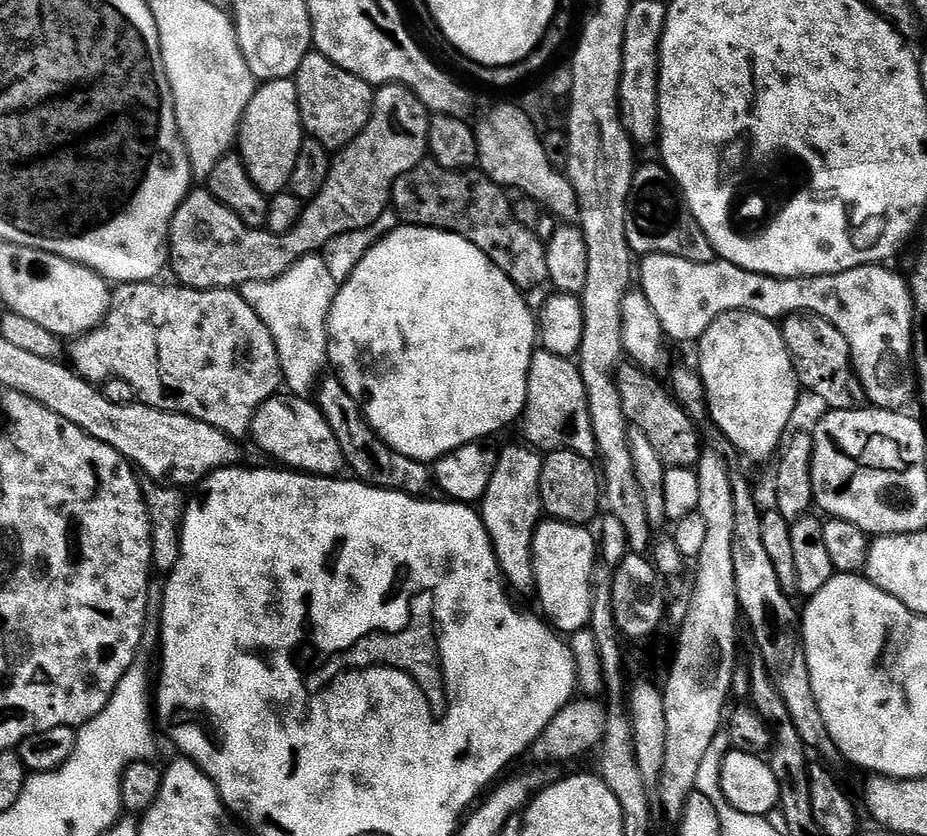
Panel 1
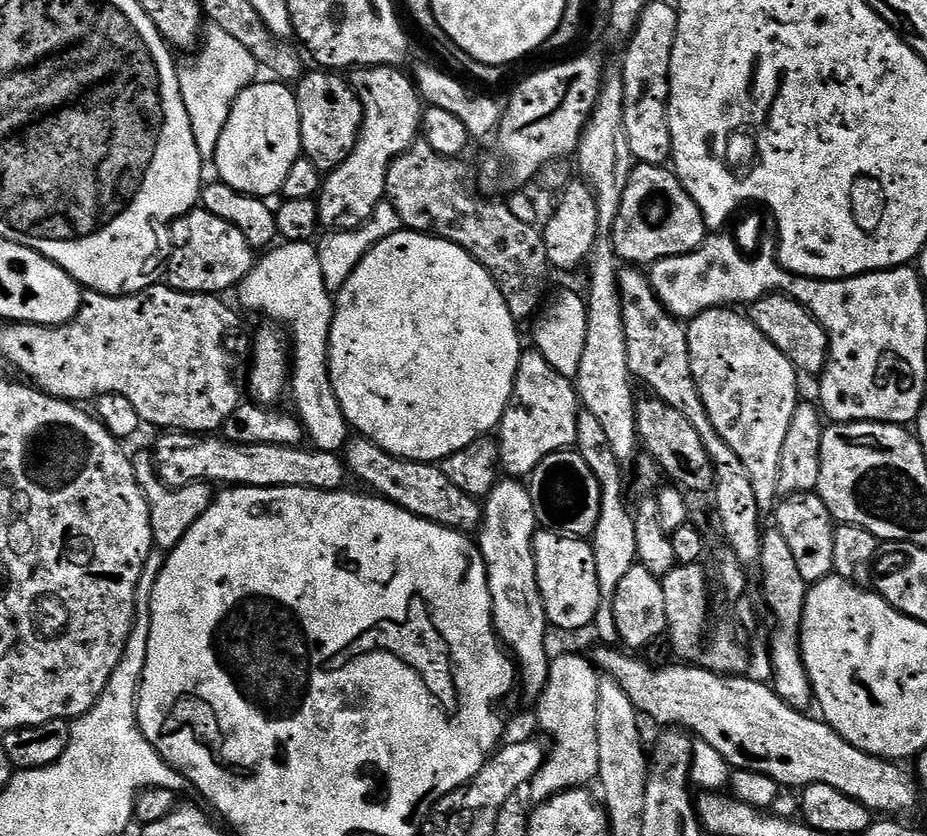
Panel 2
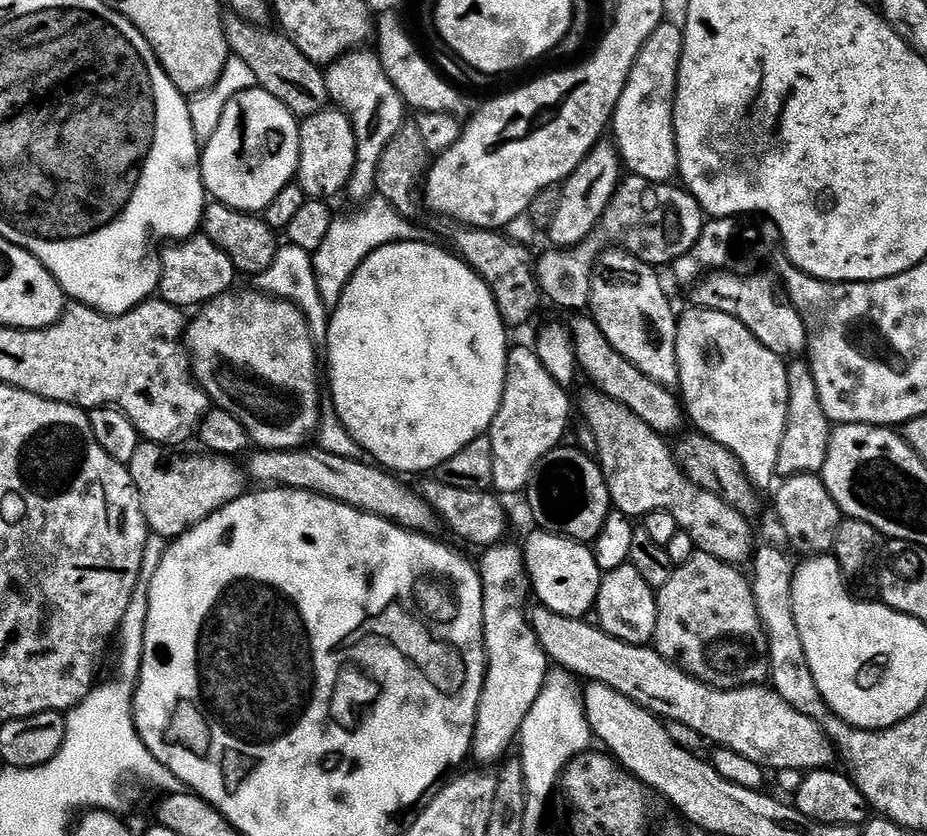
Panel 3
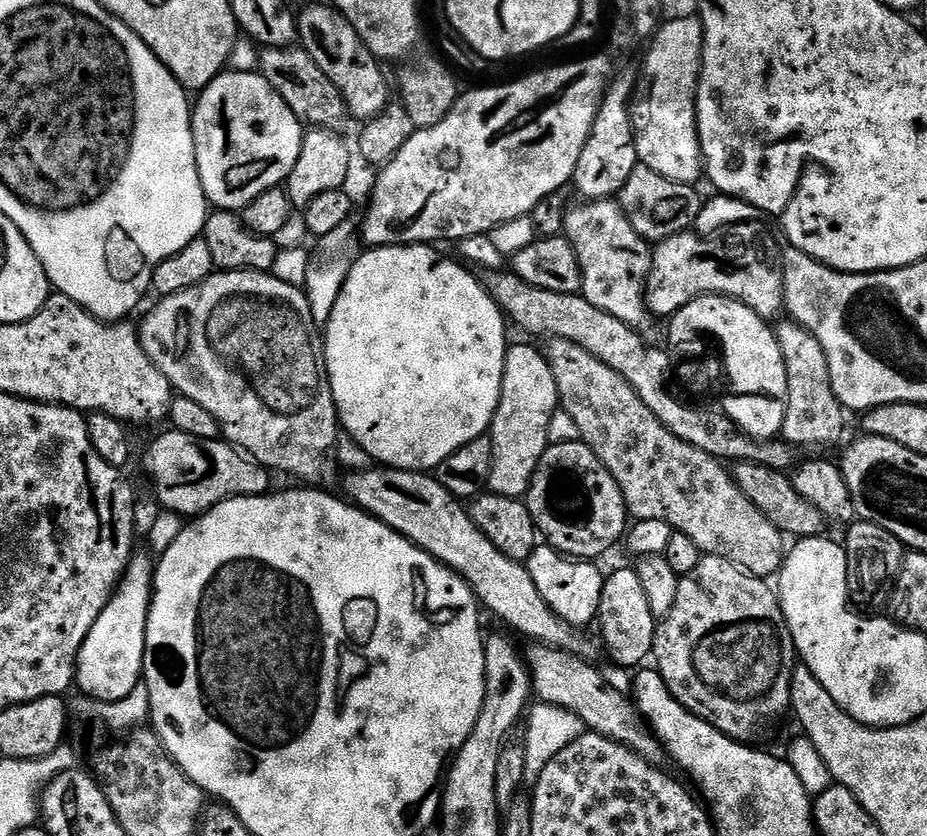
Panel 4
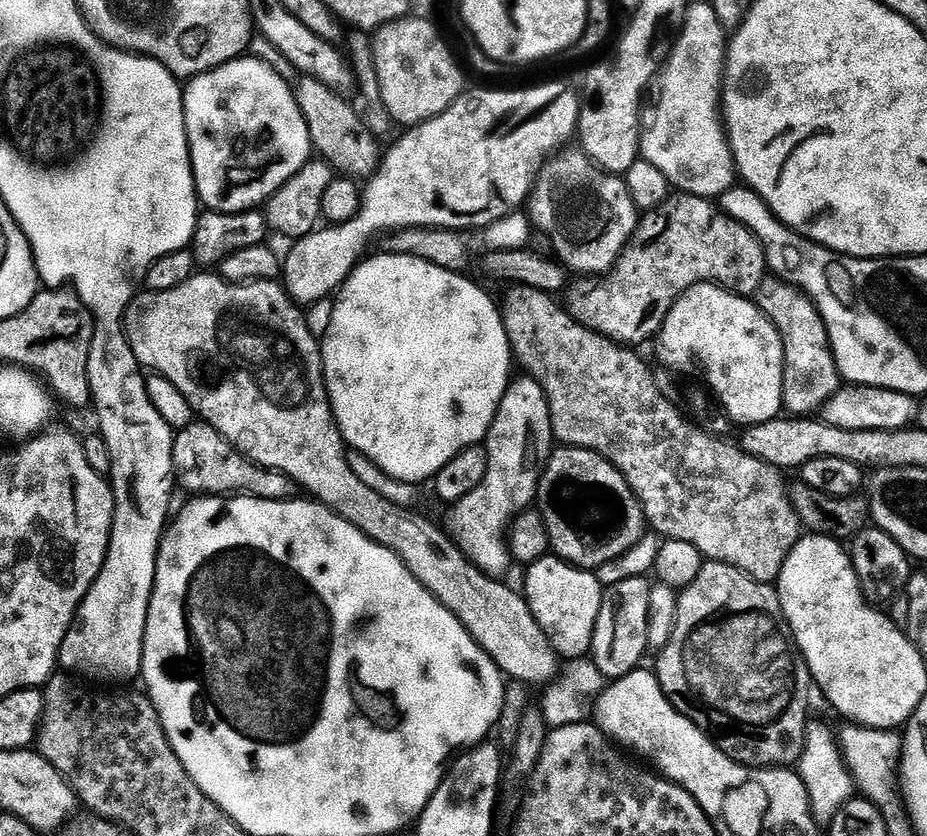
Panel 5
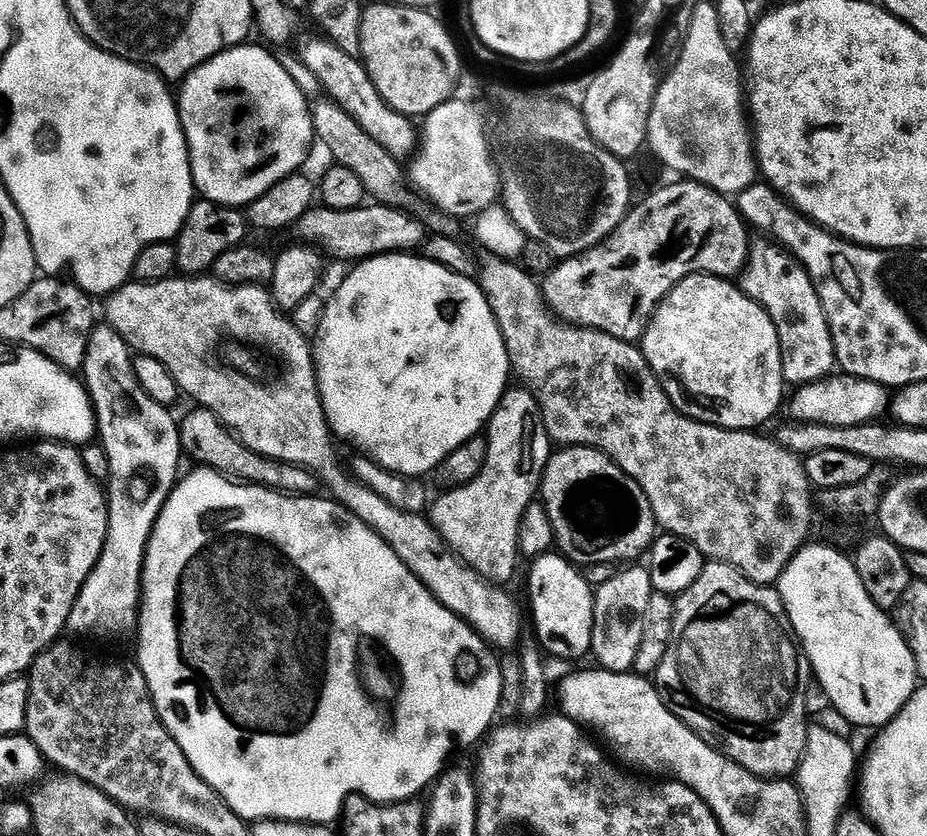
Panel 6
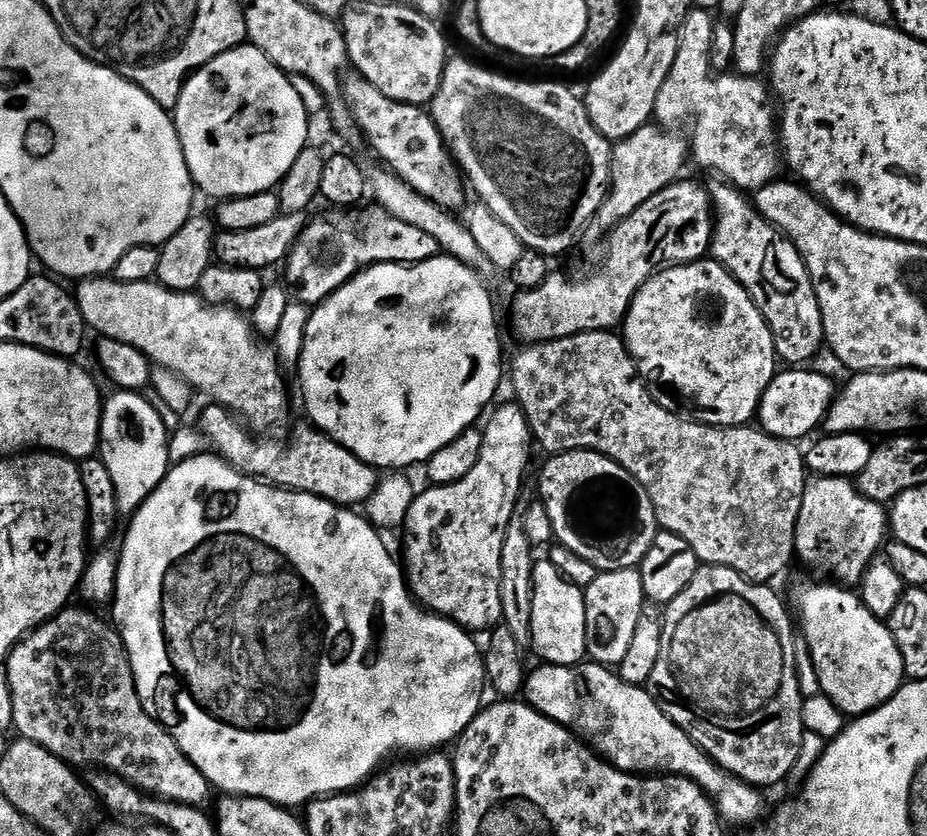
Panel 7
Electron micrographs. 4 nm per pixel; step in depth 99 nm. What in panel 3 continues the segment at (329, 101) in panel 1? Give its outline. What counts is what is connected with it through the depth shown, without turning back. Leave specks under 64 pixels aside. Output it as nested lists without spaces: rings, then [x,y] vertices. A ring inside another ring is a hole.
[[[328,106],[313,116],[303,117],[300,124],[300,171],[298,183],[305,197],[310,200],[331,201],[331,196],[343,193],[348,183],[352,181],[352,172],[356,169],[356,135],[352,119],[347,112]]]

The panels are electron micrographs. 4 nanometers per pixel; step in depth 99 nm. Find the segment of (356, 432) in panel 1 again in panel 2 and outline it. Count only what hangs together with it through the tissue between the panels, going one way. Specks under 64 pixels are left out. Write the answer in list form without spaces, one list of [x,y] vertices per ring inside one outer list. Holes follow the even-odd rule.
[[[361,436],[349,437],[344,447],[345,467],[366,482],[377,495],[424,520],[447,528],[470,532],[483,517],[481,503],[458,489],[441,467],[425,461],[399,460]]]

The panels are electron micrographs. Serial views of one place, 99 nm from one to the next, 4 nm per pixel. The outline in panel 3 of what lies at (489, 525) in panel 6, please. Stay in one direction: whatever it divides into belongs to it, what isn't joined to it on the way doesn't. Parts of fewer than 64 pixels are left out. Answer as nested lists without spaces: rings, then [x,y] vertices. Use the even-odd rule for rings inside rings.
[[[513,347],[509,351],[504,400],[486,433],[494,450],[492,488],[495,491],[523,493],[541,458],[561,447],[560,439],[568,432],[568,415],[572,412],[568,395],[569,389],[550,378],[550,370],[542,366],[535,347]]]

